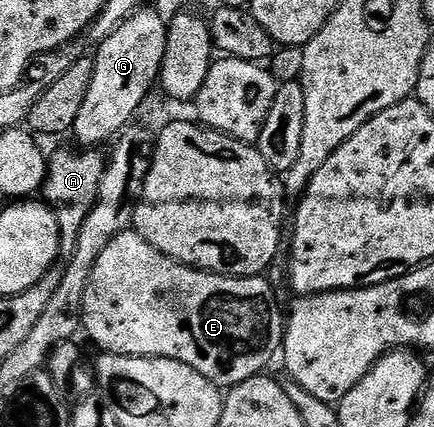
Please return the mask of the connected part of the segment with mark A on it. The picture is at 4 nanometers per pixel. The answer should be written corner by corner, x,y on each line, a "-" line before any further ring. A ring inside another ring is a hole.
74,150
59,151
55,156
52,154
48,158
47,179
41,188
42,198
46,200
51,212
57,217
60,252
67,257
70,257
77,245
77,237
81,233
81,225
85,225
85,217
99,199
99,182
105,166
104,156
99,156
98,150

